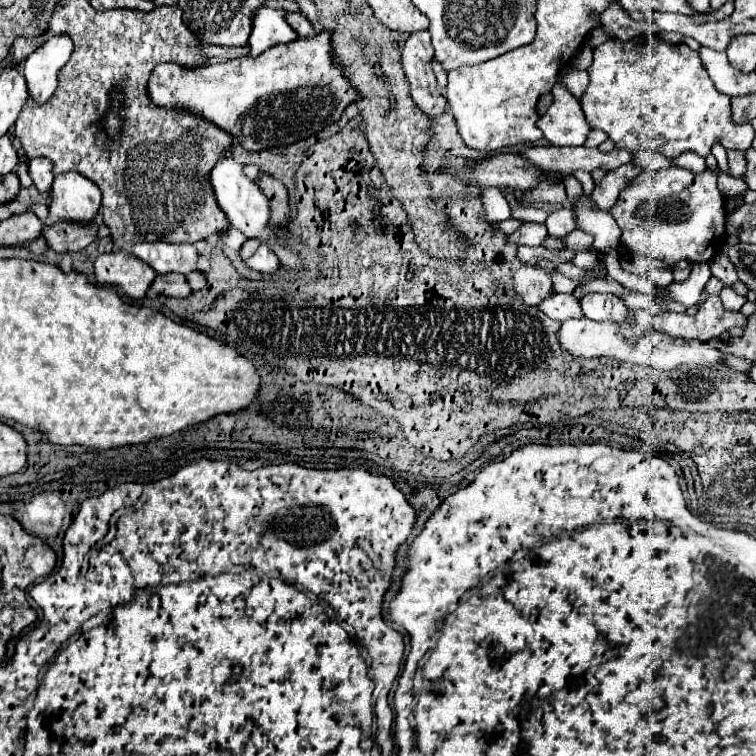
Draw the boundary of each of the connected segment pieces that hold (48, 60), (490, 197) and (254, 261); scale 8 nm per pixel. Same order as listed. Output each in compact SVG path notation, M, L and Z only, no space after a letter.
M56 35L38 47L24 63L24 77L28 95L34 103L42 105L50 101L58 85L58 71L70 59L74 45L66 35Z
M486 187L486 189L482 189L480 201L484 203L488 221L498 223L498 221L506 221L506 219L512 217L512 209L510 209L506 197L500 193L500 189L496 189L496 187Z
M260 245L258 251L246 259L246 265L260 273L274 273L274 253L266 245Z

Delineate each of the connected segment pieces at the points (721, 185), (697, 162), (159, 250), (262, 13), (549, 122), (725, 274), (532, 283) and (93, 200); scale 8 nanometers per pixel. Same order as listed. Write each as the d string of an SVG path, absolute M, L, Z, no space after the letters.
M718 171L716 175L718 175L718 189L722 191L724 197L734 197L734 195L748 191L748 185L742 177L732 177L732 175L726 175L722 171Z
M682 153L680 157L676 157L676 159L672 159L672 161L674 161L674 165L684 167L684 169L688 169L688 171L692 171L692 173L702 173L702 171L706 171L706 161L704 161L700 155L696 155L696 153Z
M154 241L154 243L138 243L132 245L132 255L146 261L158 275L166 273L182 273L188 275L192 271L198 271L198 251L194 245L188 243L166 243L166 241Z
M260 7L254 13L254 27L250 35L250 53L260 55L262 51L278 45L278 43L288 43L298 39L298 33L286 23L284 11L276 11L270 7Z
M559 82L551 90L554 101L538 119L538 127L550 145L584 145L590 125L582 113L580 102Z
M718 253L714 257L714 261L710 261L710 269L712 269L712 275L722 279L728 287L736 283L738 275L736 275L736 267L732 265L732 261L724 255L724 253Z
M522 265L514 273L514 289L528 305L538 305L556 293L550 273L540 265Z
M64 173L54 179L50 215L46 223L68 221L88 225L96 219L100 209L102 193L100 189L80 173Z

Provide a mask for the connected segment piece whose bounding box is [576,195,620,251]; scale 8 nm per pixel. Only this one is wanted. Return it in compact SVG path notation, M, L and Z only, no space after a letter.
M582 195L576 203L578 227L594 235L594 247L600 251L614 251L620 243L620 229L610 213L596 211L592 207L590 195Z

